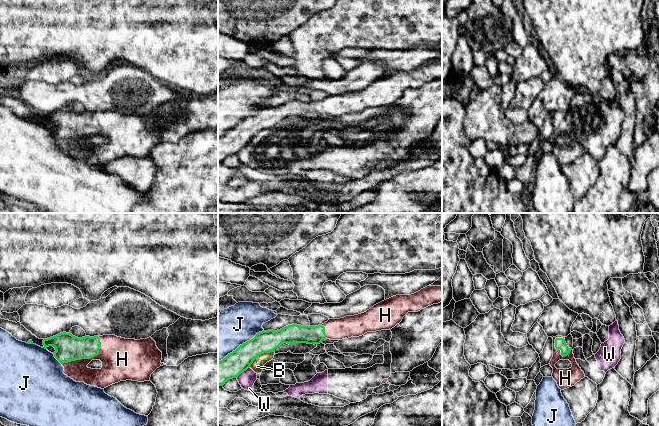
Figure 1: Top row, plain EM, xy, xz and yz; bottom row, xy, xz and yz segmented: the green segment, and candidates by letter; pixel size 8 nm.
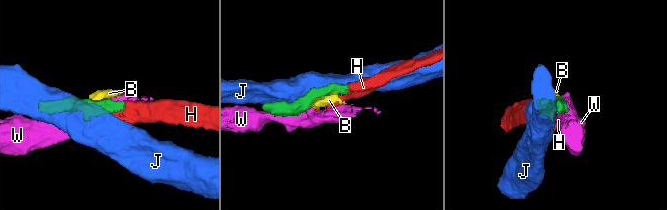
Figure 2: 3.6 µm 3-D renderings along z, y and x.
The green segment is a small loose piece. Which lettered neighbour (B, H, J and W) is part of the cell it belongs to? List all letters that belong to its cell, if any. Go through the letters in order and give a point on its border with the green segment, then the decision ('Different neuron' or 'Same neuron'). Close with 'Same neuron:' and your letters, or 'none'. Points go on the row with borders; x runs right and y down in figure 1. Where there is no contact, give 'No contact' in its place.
B: Touches green at xz (261, 353). Different neuron
H: Touches green at xy (87, 358). Same neuron
J: Touches green at xz (240, 345). Different neuron
W: Touches green at xz (242, 372). Different neuron
Same neuron: H

